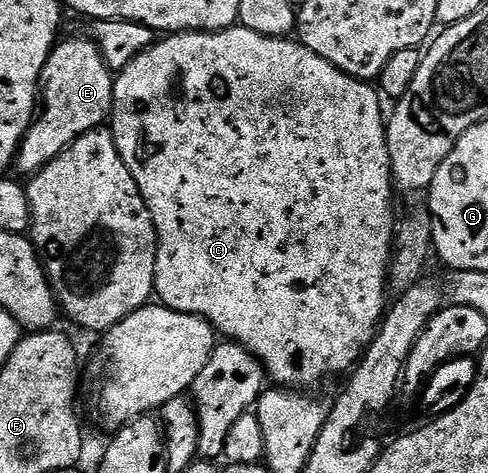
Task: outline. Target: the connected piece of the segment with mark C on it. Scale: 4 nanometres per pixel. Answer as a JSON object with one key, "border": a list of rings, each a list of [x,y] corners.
{"border":[[[240,26],[223,32],[166,35],[134,58],[122,72],[116,73],[113,81],[111,131],[127,170],[131,170],[147,202],[157,231],[156,299],[176,312],[202,316],[222,337],[242,344],[260,360],[261,367],[274,385],[306,390],[328,376],[348,373],[377,337],[377,329],[387,311],[385,296],[395,251],[395,185],[389,143],[385,137],[387,116],[381,113],[380,99],[382,97],[372,83],[340,72],[331,66],[331,62],[319,58],[319,54],[296,39],[255,34],[255,30]]]}

